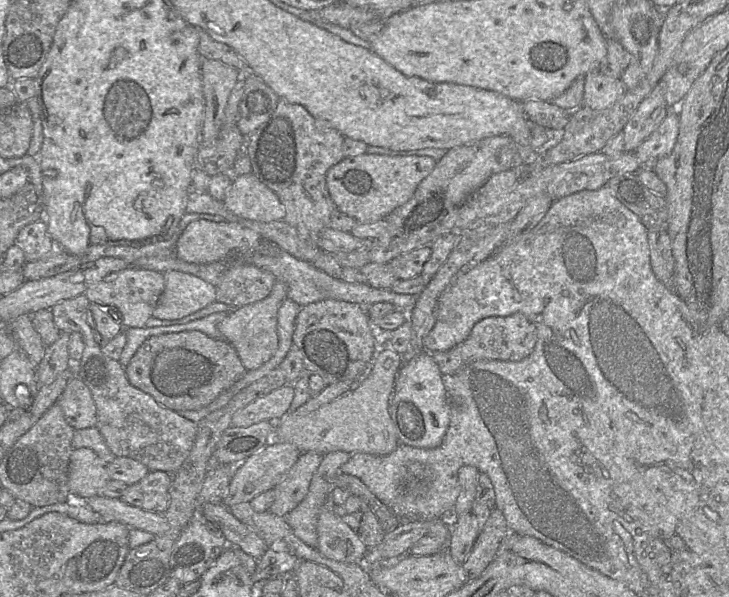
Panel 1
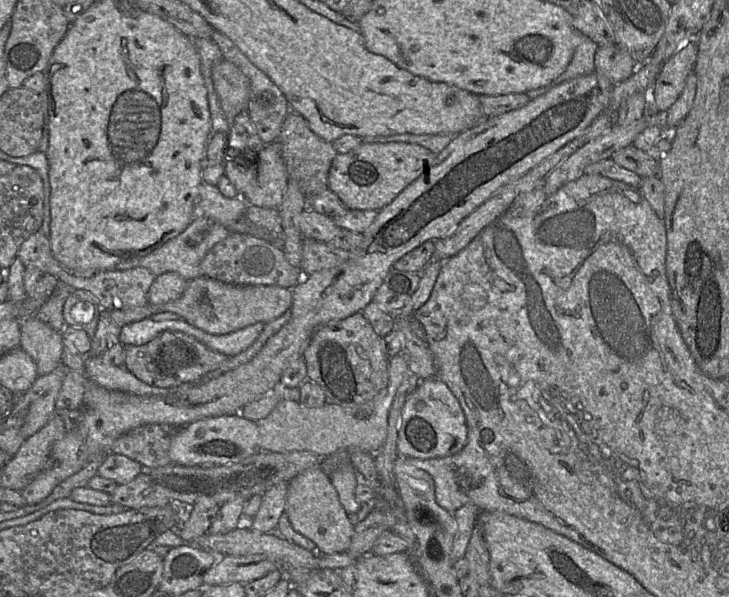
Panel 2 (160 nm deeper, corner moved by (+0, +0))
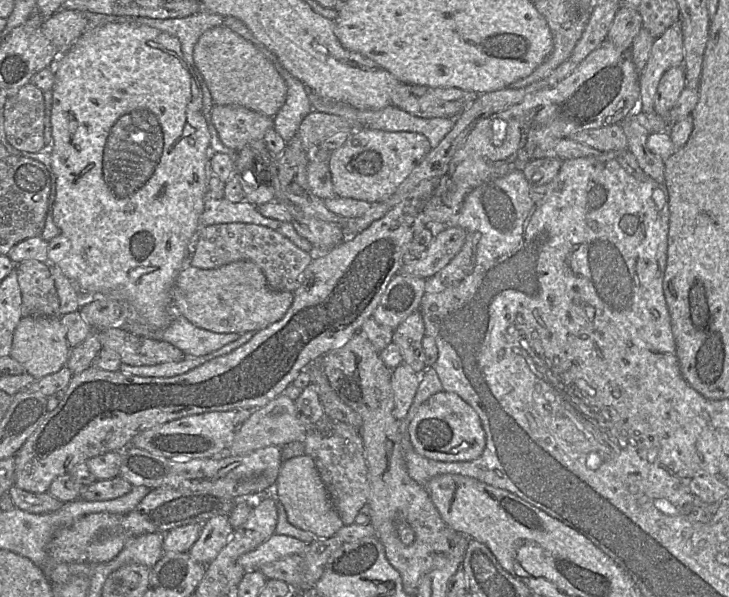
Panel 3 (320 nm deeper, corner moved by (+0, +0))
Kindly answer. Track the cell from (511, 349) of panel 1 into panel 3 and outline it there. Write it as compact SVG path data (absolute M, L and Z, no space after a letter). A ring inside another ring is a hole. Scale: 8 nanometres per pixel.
M420 310L414 311L394 330L392 342L401 352L403 363L418 374L426 369L426 357L422 348L425 325Z

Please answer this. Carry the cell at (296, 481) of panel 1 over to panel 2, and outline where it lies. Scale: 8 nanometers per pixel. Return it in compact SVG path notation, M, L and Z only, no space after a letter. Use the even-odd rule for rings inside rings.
M282 481L268 488L262 495L261 506L252 519L243 518L243 524L263 533L275 532L281 514L285 511L289 482Z

